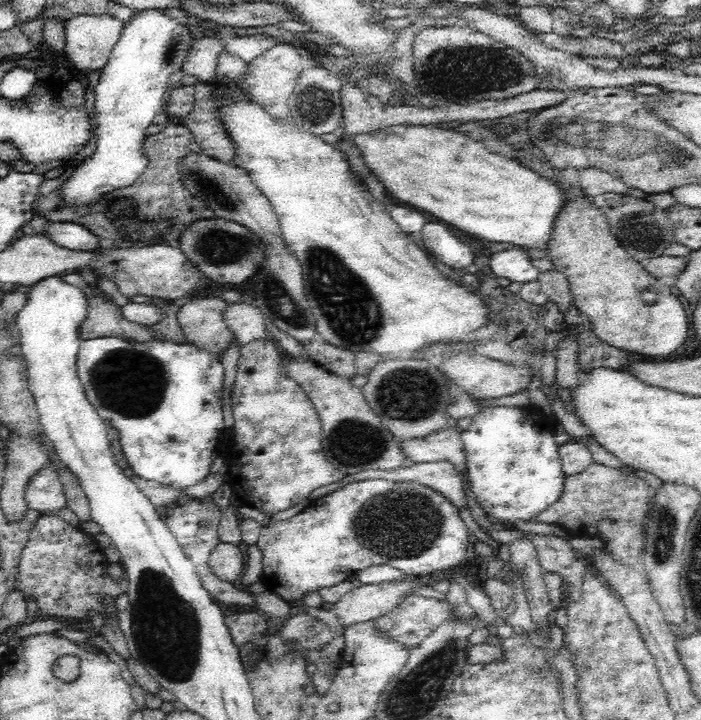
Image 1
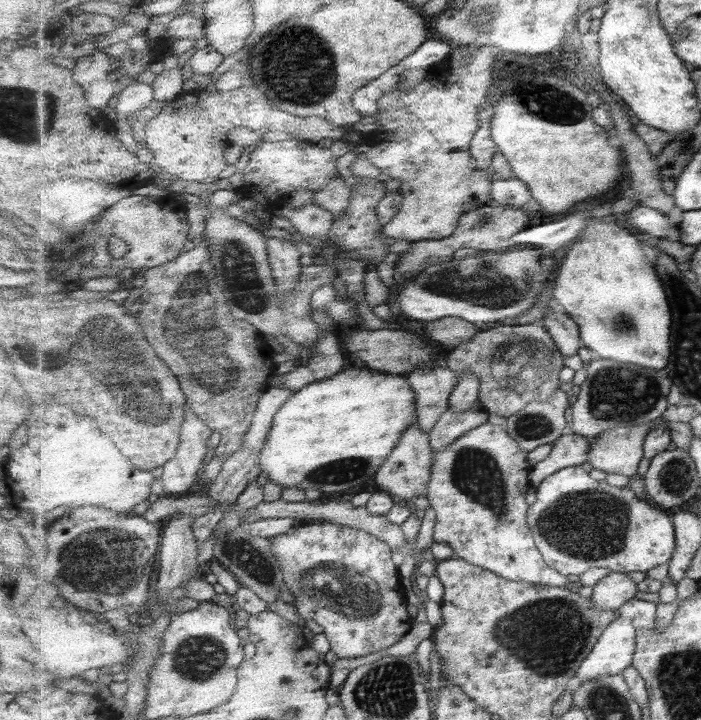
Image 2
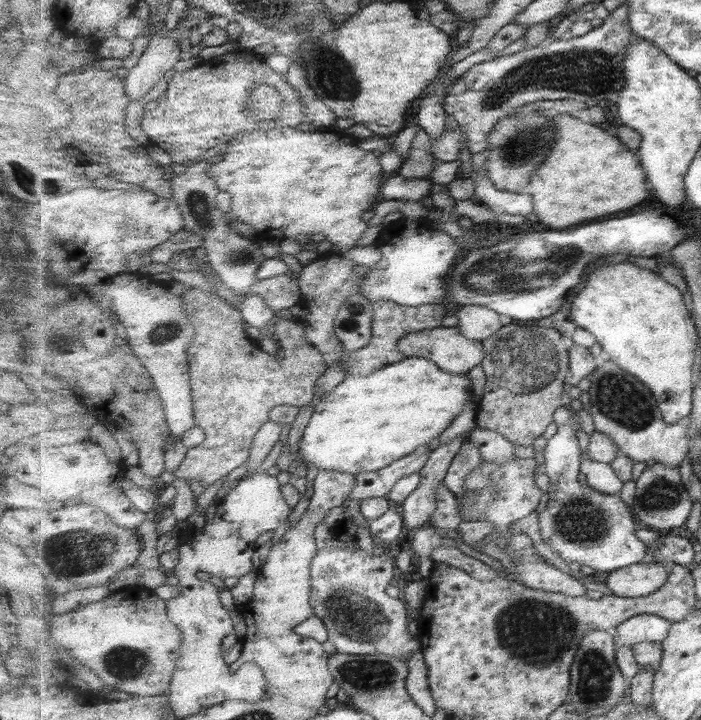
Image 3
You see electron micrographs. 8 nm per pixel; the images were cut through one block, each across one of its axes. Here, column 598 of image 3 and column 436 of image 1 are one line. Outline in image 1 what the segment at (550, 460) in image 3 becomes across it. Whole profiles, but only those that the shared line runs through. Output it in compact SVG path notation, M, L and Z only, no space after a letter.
M384 479L358 480L357 482L350 482L336 491L312 500L306 507L306 510L298 516L282 522L282 524L276 522L276 524L272 524L272 526L261 530L257 543L260 545L260 549L262 549L263 574L259 581L262 582L266 590L276 592L283 600L294 603L298 600L302 601L304 596L310 592L318 592L321 588L334 586L342 581L348 581L350 576L356 571L364 570L364 568L368 568L369 566L382 566L382 564L386 564L399 568L402 572L408 574L428 575L436 570L460 566L466 556L466 552L470 552L471 550L473 540L470 538L470 532L471 530L466 527L464 520L460 517L460 507L440 493L440 491L434 490L434 488L408 481L390 481Z

